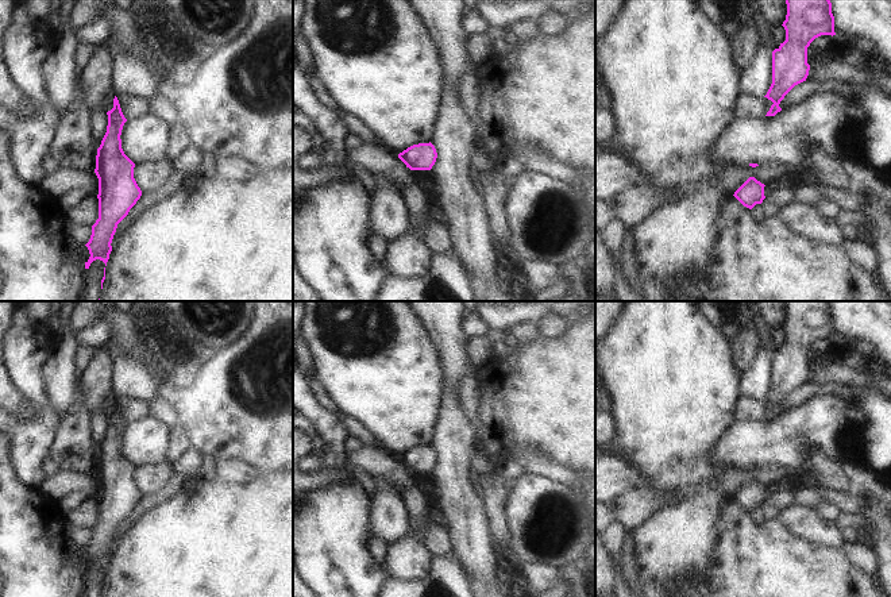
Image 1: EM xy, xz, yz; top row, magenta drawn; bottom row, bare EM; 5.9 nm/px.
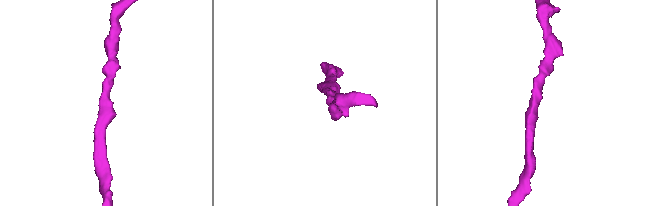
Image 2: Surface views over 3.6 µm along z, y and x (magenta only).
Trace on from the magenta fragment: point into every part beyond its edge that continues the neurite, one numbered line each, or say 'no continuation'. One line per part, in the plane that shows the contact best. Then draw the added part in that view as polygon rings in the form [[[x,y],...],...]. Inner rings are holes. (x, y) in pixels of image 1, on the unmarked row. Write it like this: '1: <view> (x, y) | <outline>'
no continuation

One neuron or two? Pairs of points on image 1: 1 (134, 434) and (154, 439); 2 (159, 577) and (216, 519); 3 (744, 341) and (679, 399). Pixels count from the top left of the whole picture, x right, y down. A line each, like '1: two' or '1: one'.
1: one
2: one
3: two

